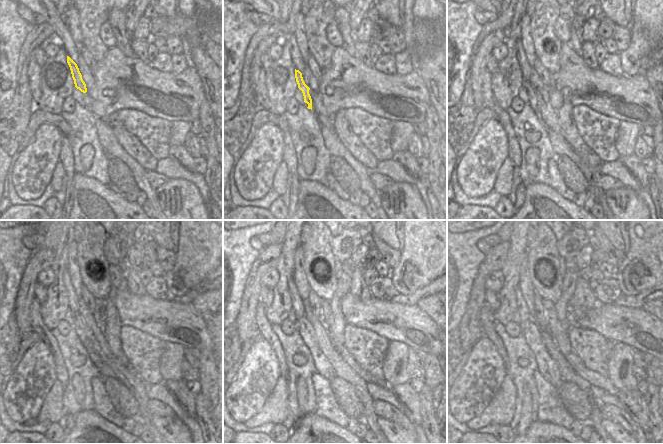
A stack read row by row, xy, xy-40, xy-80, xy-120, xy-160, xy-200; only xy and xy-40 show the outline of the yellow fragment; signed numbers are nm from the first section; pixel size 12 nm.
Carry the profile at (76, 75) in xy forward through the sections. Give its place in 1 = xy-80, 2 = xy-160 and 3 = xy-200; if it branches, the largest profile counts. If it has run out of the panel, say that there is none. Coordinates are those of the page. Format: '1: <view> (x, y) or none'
1: xy-80 (532, 101)
2: xy-160 (323, 366)
3: xy-200 (547, 367)

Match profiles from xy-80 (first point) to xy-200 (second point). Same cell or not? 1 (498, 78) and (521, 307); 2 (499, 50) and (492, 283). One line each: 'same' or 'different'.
1: different
2: same

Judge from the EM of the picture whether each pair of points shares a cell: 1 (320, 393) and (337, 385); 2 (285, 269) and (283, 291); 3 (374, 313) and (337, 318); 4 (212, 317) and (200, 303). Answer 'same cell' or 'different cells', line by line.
1: different cells
2: same cell
3: different cells
4: same cell

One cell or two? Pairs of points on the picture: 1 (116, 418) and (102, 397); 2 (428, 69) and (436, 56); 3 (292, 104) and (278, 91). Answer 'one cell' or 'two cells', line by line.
1: one cell
2: one cell
3: two cells

